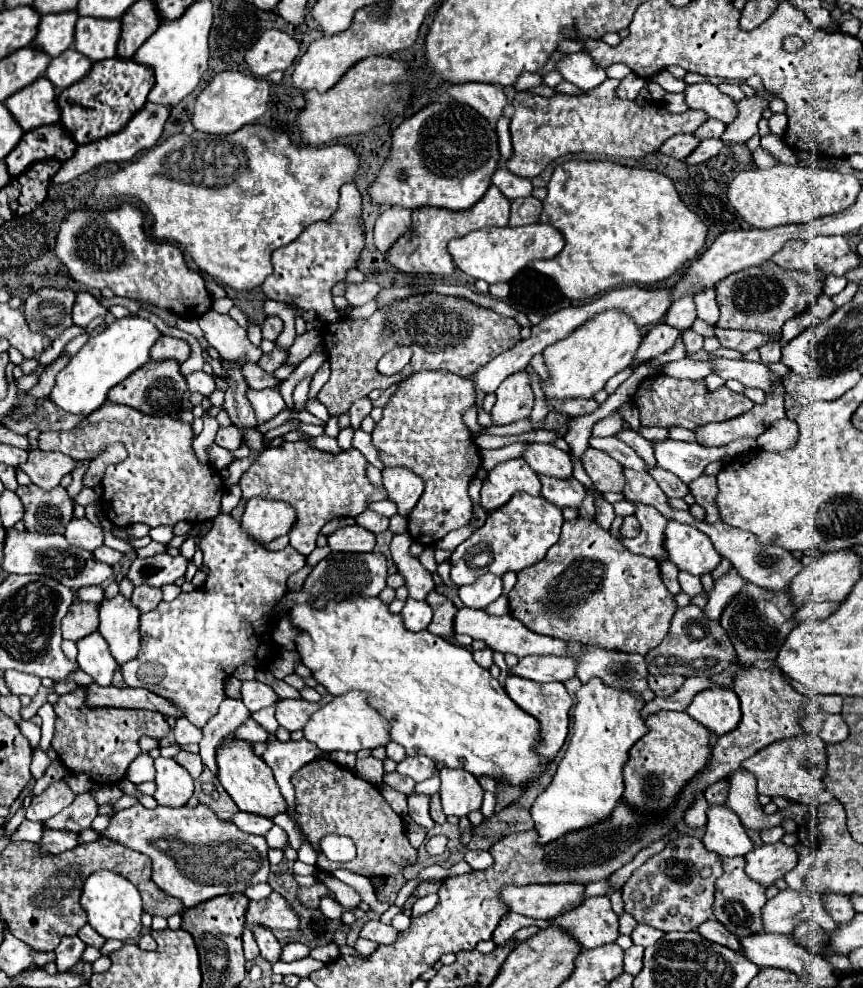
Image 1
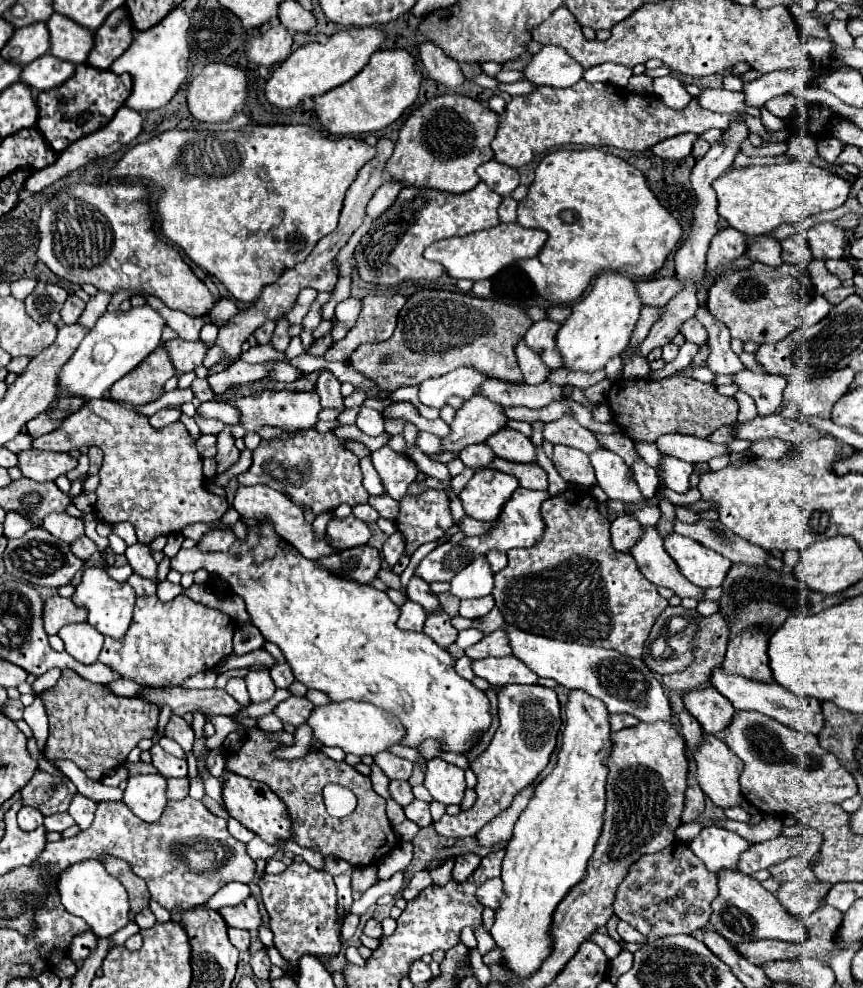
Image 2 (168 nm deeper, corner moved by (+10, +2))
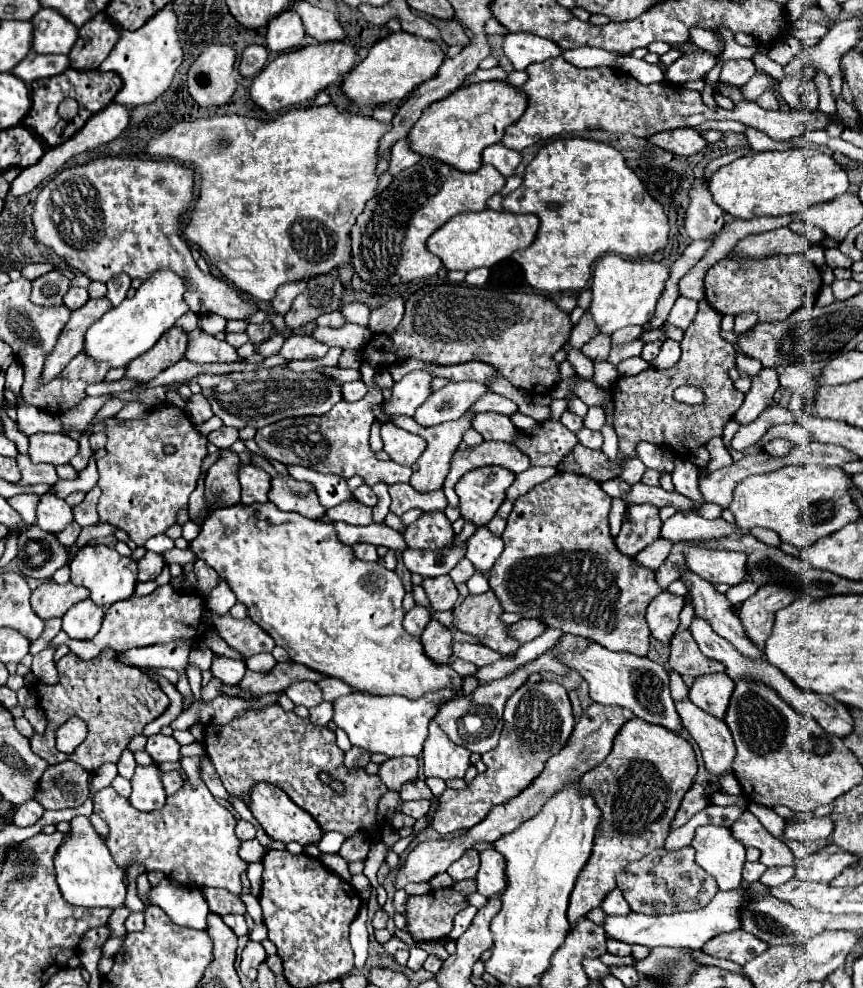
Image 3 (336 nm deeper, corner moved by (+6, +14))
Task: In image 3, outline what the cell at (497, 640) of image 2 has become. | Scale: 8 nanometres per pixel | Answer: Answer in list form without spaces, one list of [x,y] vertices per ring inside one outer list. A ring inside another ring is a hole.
[[[521,619],[519,623],[509,627],[509,637],[513,637],[515,641],[521,641],[521,643],[527,643],[527,641],[533,641],[535,637],[539,637],[545,629],[547,629],[547,625],[541,619]]]

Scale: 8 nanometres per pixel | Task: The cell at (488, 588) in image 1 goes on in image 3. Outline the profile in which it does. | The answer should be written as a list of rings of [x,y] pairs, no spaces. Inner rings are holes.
[[[477,527],[477,531],[467,541],[467,559],[477,567],[479,573],[489,573],[497,557],[503,553],[501,537],[493,535],[487,527]]]

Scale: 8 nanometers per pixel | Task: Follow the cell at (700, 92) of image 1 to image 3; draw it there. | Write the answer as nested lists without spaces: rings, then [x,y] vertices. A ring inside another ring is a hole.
[[[755,73],[751,77],[751,81],[745,87],[741,87],[741,93],[743,93],[745,99],[755,101],[765,89],[771,87],[771,83],[773,83],[773,77],[771,75],[767,75],[767,73]]]

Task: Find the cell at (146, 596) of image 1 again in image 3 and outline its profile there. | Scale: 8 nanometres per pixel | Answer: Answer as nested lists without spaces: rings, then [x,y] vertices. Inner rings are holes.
[[[147,551],[143,559],[139,559],[139,581],[151,581],[161,575],[165,567],[165,561],[159,553]]]

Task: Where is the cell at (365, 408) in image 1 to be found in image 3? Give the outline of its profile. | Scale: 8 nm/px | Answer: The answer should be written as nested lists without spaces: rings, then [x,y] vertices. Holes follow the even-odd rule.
[[[291,335],[285,339],[285,345],[281,349],[281,357],[285,359],[319,359],[329,351],[329,347],[313,337],[307,335]]]

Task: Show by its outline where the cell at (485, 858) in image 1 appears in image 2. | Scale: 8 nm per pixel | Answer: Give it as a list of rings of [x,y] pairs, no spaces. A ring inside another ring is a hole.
[[[463,853],[455,859],[455,867],[453,867],[453,879],[457,881],[465,881],[477,867],[479,867],[481,857],[475,853]]]

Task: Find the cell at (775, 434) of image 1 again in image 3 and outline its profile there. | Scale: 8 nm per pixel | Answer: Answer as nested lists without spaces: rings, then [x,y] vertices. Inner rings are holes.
[[[773,439],[765,445],[765,453],[773,455],[773,457],[785,457],[789,451],[791,451],[793,443],[791,441],[785,441],[785,439]]]

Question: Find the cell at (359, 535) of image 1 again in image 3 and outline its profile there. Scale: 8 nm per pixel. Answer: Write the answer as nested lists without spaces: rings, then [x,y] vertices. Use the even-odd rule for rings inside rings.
[[[351,501],[351,503],[341,503],[337,507],[331,507],[327,509],[327,517],[337,523],[337,521],[343,521],[343,523],[349,523],[349,525],[359,525],[359,527],[365,527],[365,525],[371,525],[373,519],[371,519],[371,509],[367,505],[361,505],[357,501]]]

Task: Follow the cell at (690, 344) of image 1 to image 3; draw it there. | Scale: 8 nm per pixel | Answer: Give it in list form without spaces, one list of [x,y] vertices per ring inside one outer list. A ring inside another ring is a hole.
[[[667,339],[667,341],[663,341],[663,347],[661,347],[659,355],[657,355],[649,365],[651,365],[653,369],[671,369],[671,367],[677,365],[679,357],[681,357],[681,347],[679,347],[679,343]]]

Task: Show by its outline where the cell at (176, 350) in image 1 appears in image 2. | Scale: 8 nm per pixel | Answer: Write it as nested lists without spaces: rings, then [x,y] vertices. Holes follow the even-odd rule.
[[[179,337],[165,341],[161,347],[167,349],[175,369],[181,371],[181,373],[197,369],[203,363],[203,357],[205,357],[205,351],[207,351],[207,345],[203,345],[201,341],[189,343],[189,341],[179,339]]]

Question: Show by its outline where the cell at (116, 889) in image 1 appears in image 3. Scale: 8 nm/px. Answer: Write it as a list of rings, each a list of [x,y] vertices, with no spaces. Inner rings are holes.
[[[75,817],[71,829],[55,853],[55,877],[61,895],[67,903],[79,907],[109,907],[117,909],[125,903],[125,871],[113,861],[105,841],[93,829],[89,817]]]

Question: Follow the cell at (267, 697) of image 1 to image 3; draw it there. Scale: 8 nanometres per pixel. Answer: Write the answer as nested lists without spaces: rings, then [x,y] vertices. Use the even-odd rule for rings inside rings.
[[[215,657],[211,663],[211,673],[227,685],[237,685],[245,675],[245,663],[241,659]]]

